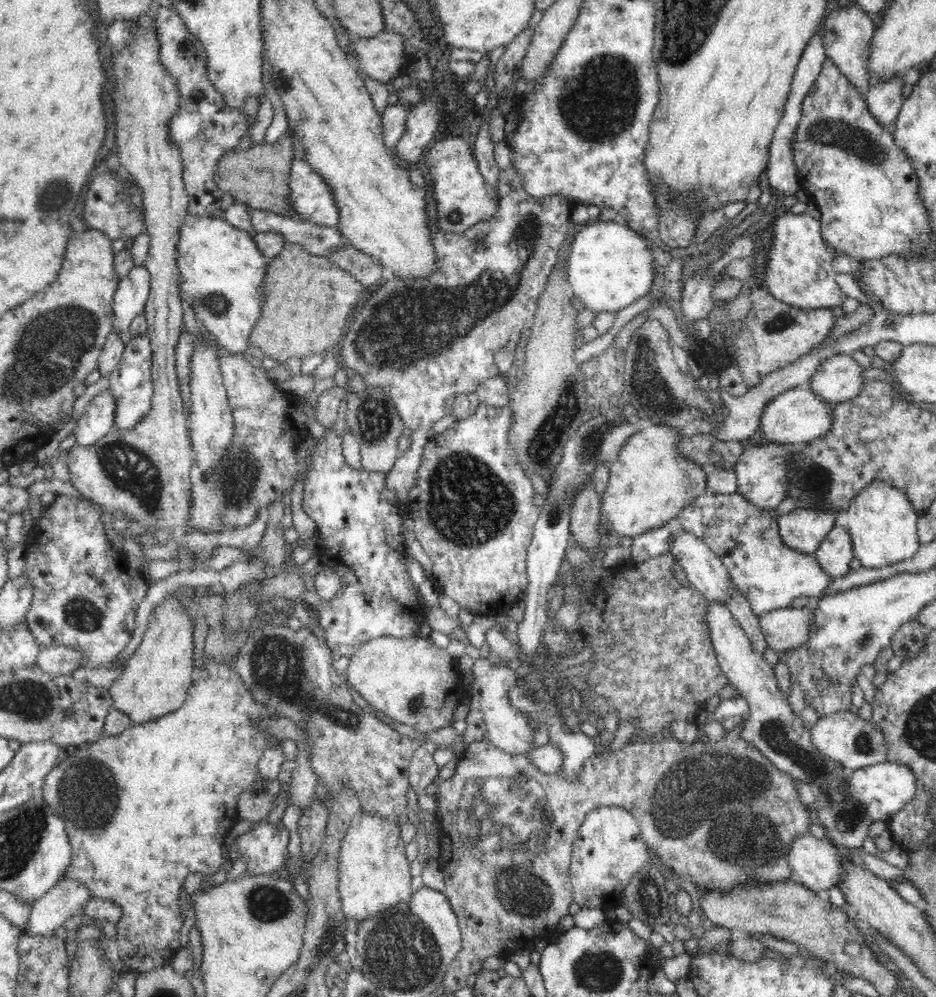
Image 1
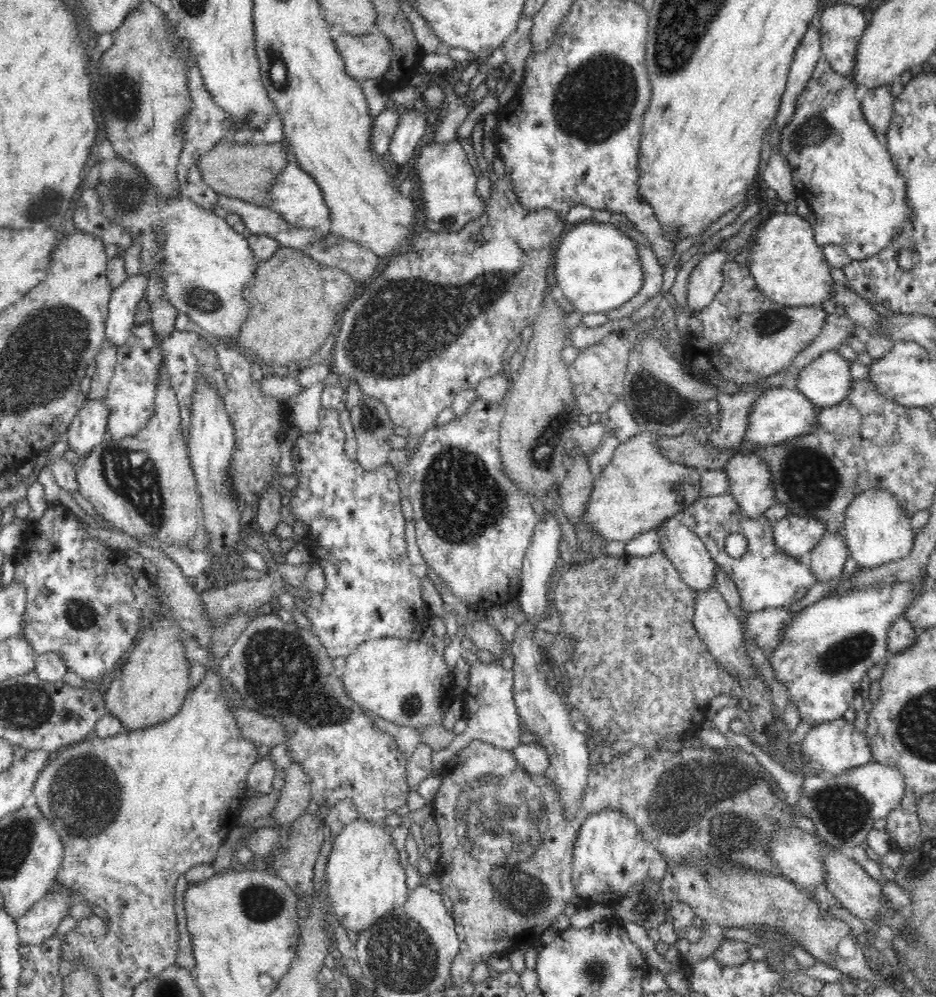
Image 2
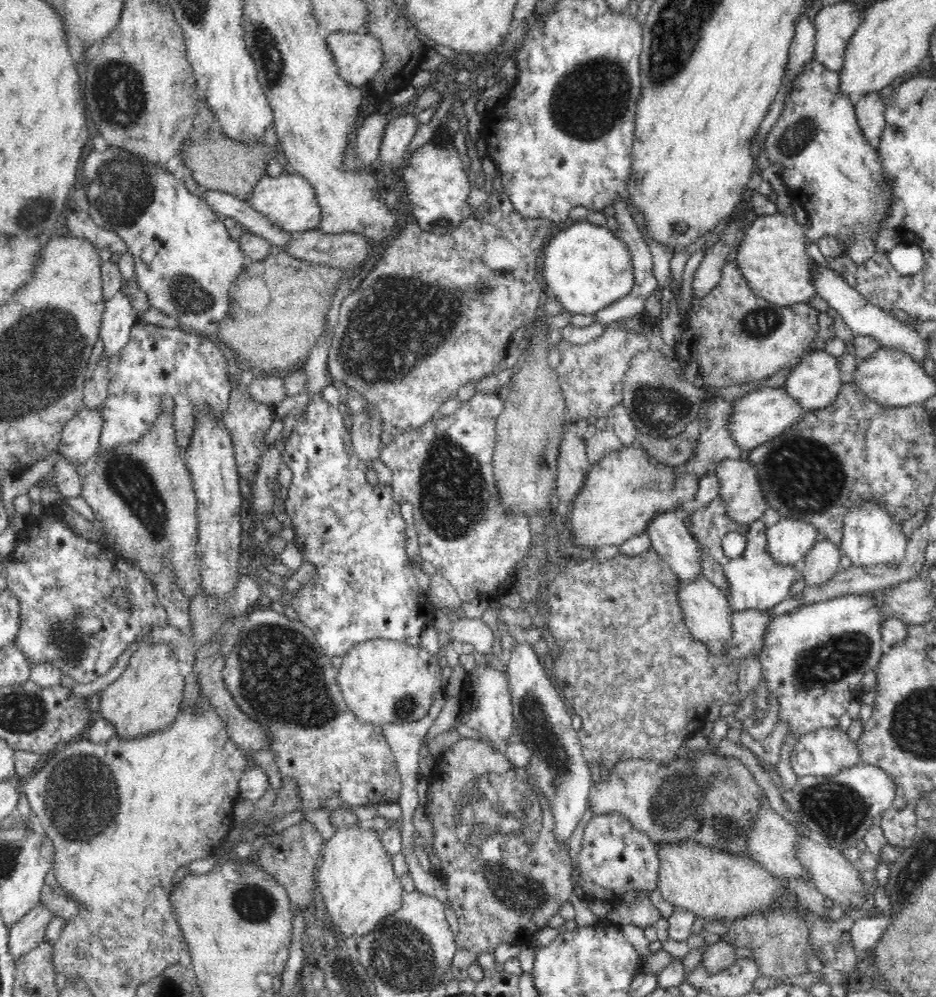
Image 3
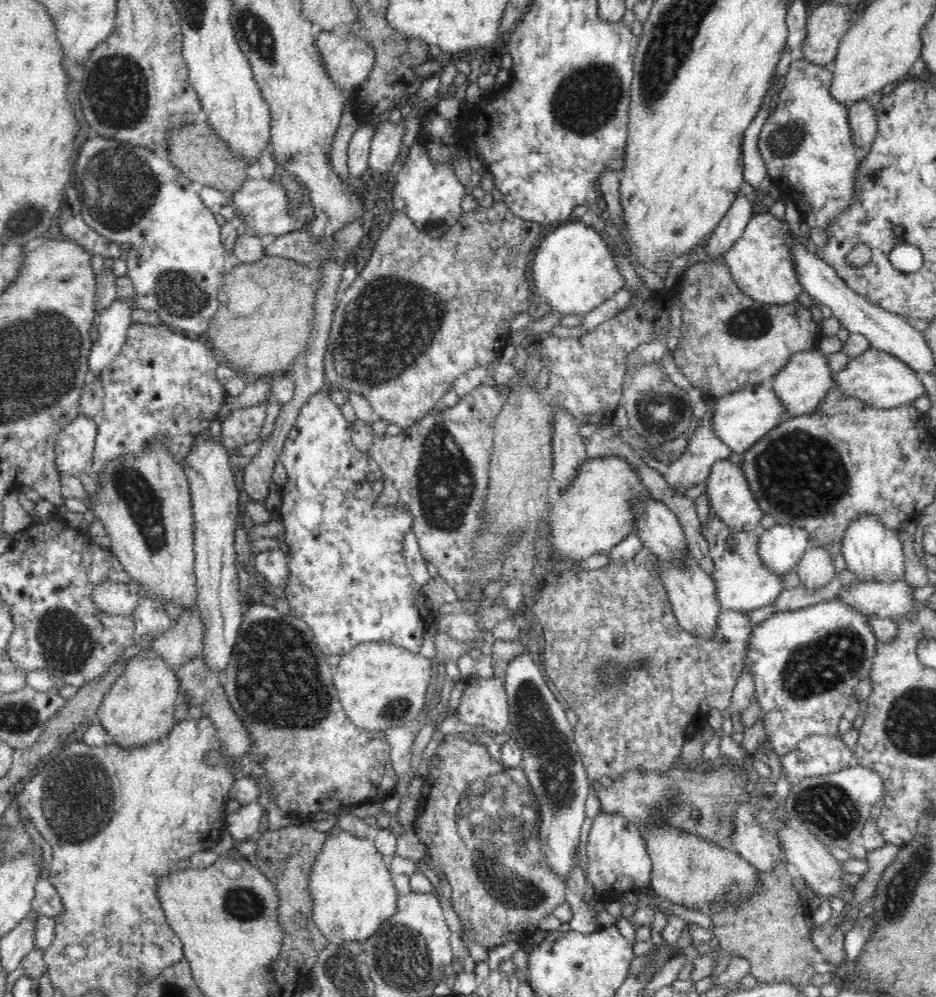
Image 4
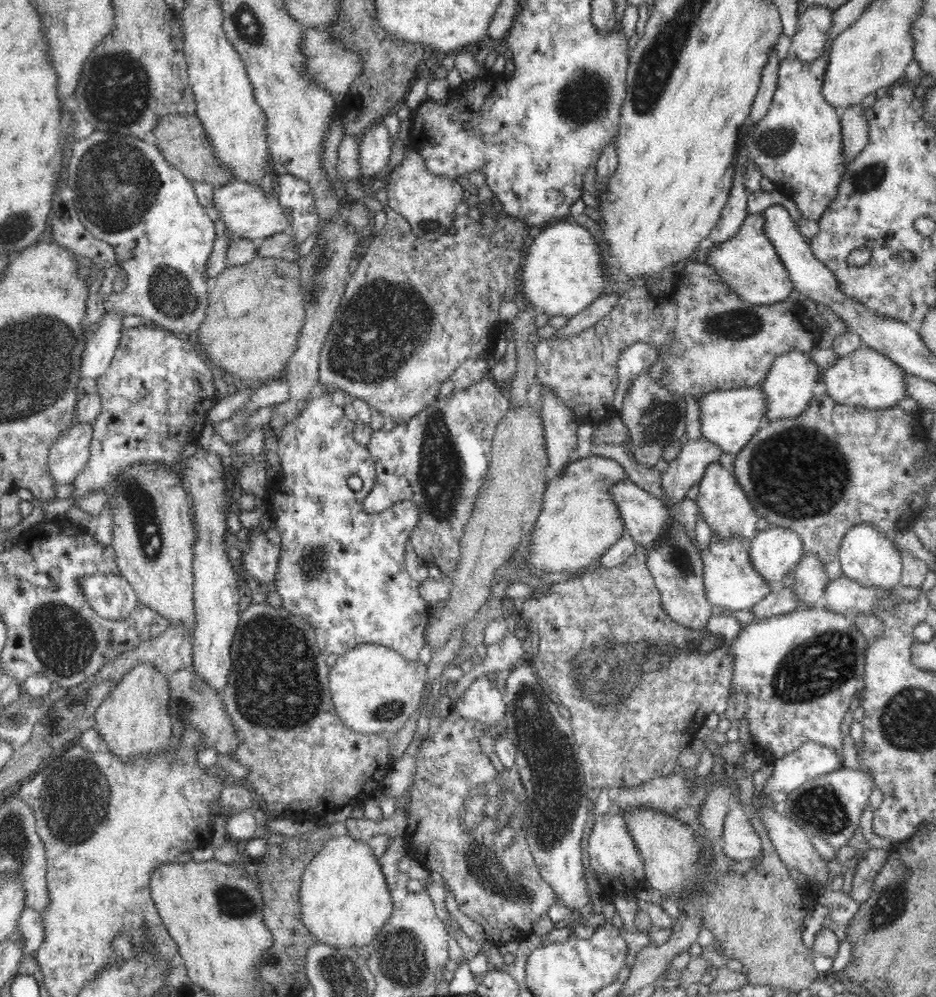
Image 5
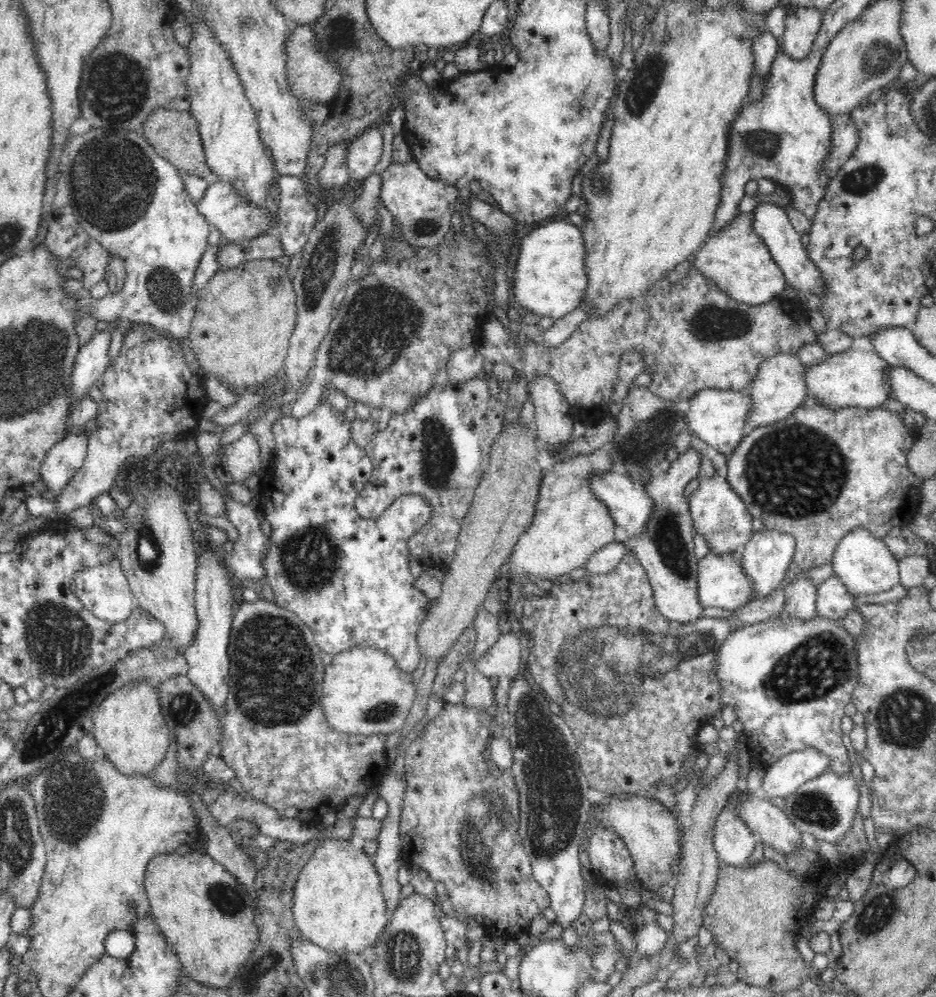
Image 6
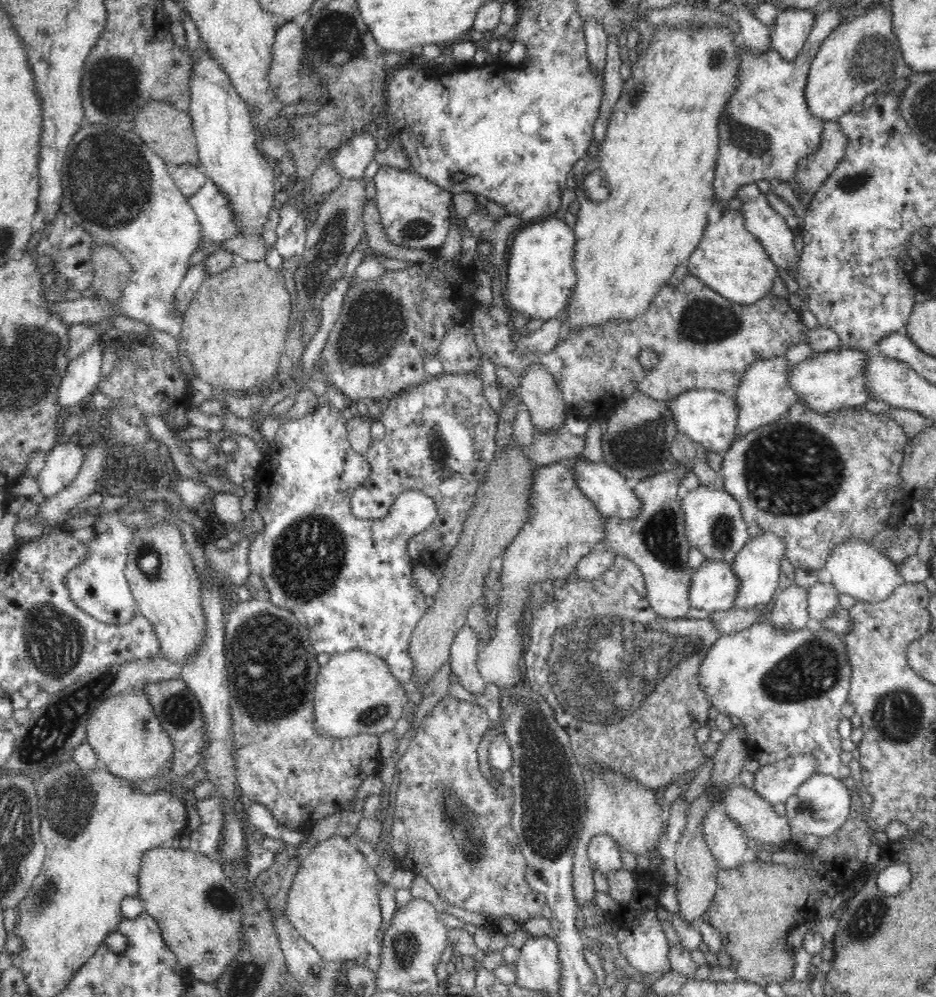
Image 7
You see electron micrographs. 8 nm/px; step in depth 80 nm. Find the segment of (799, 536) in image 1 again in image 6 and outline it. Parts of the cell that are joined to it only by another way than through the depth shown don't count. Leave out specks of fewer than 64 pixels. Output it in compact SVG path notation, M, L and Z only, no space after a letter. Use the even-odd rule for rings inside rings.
M762 528L751 536L751 539L739 551L739 556L743 571L750 577L753 588L755 588L752 601L768 596L774 590L781 588L781 582L784 580L788 566L793 562L795 550L795 538L779 530Z

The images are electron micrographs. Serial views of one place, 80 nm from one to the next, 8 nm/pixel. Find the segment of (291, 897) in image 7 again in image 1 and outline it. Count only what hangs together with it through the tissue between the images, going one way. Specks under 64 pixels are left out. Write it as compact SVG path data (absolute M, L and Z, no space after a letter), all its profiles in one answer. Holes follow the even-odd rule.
M361 814L352 820L342 840L338 856L338 894L346 918L364 922L412 897L410 862L405 853L406 844L400 838L400 826L393 817L370 817Z

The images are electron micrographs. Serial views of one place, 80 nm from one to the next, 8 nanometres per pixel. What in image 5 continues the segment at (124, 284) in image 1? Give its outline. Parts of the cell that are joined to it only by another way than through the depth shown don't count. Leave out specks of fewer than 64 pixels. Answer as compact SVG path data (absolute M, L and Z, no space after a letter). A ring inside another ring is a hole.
M105 314L98 330L92 338L86 340L86 348L82 352L80 362L80 379L97 381L110 367L114 353L120 346L124 329L122 326L123 314Z

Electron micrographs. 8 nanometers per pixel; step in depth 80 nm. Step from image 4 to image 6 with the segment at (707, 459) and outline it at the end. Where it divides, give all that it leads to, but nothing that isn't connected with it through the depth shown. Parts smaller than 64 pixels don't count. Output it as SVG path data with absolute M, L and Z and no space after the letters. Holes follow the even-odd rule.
M690 446L679 455L666 472L656 473L643 486L654 503L653 513L645 529L637 537L628 537L620 530L621 541L628 552L634 553L647 572L658 611L670 621L690 623L704 618L704 607L698 600L698 565L695 557L693 522L685 492L692 478L700 479L700 453Z

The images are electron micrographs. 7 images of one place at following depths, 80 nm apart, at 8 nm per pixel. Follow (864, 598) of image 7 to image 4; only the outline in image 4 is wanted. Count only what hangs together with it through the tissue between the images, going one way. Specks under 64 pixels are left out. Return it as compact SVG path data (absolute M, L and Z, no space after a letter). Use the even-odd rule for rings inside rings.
M866 514L854 518L846 528L841 542L841 553L846 568L864 583L896 582L905 573L904 547L897 529L884 526L875 516Z

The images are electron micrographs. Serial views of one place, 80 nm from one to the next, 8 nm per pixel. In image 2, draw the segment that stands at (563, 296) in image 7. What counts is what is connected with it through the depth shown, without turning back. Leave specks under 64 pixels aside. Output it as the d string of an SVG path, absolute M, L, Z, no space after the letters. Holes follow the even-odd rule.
M580 223L564 233L553 252L553 274L559 295L567 298L576 311L585 314L608 312L628 302L641 288L643 274L638 262L637 242L610 223Z

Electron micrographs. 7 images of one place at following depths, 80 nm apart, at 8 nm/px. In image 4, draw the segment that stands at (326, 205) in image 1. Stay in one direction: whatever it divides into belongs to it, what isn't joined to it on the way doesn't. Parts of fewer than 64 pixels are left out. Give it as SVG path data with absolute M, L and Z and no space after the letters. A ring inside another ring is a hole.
M246 179L242 181L238 190L230 193L231 202L235 206L237 218L236 222L249 234L260 236L267 240L270 236L289 233L290 231L300 231L310 224L315 214L315 208L311 201L291 202L285 186L272 182L270 179Z

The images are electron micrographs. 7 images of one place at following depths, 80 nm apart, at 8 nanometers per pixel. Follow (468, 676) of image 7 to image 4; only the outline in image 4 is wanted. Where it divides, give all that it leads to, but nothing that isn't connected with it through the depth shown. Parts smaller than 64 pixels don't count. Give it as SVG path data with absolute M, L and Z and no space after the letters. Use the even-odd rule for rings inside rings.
M498 676L470 681L456 710L461 722L483 726L488 732L508 732L509 702L505 682Z

